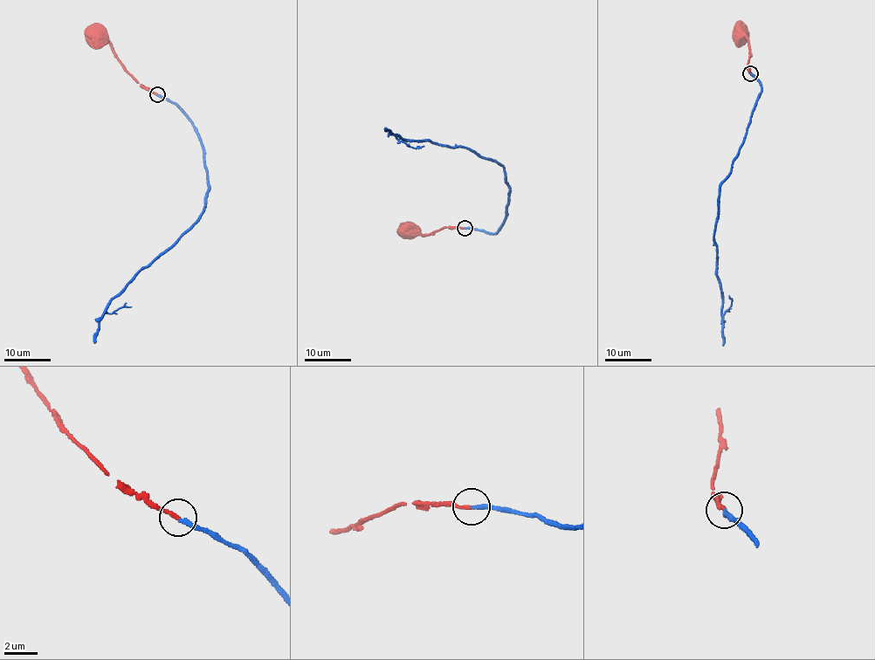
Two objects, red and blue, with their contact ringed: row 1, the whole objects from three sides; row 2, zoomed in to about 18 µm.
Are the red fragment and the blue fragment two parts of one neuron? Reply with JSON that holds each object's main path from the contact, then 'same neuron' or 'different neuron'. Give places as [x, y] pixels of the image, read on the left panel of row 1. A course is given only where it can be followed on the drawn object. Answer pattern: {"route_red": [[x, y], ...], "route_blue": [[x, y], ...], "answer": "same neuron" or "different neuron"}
{"route_red": [[157, 94], [138, 83], [108, 42], [99, 41], [97, 37]], "route_blue": [[157, 94], [171, 101], [194, 127], [203, 147], [209, 188], [201, 217], [145, 266], [104, 314], [131, 306]], "answer": "same neuron"}

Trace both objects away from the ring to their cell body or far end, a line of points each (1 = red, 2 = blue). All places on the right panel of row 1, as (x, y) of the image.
1: (750, 73), (747, 67), (748, 39), (740, 34)
2: (750, 73), (761, 85), (761, 93), (731, 174), (720, 186), (713, 234), (723, 314), (732, 301), (729, 299)

